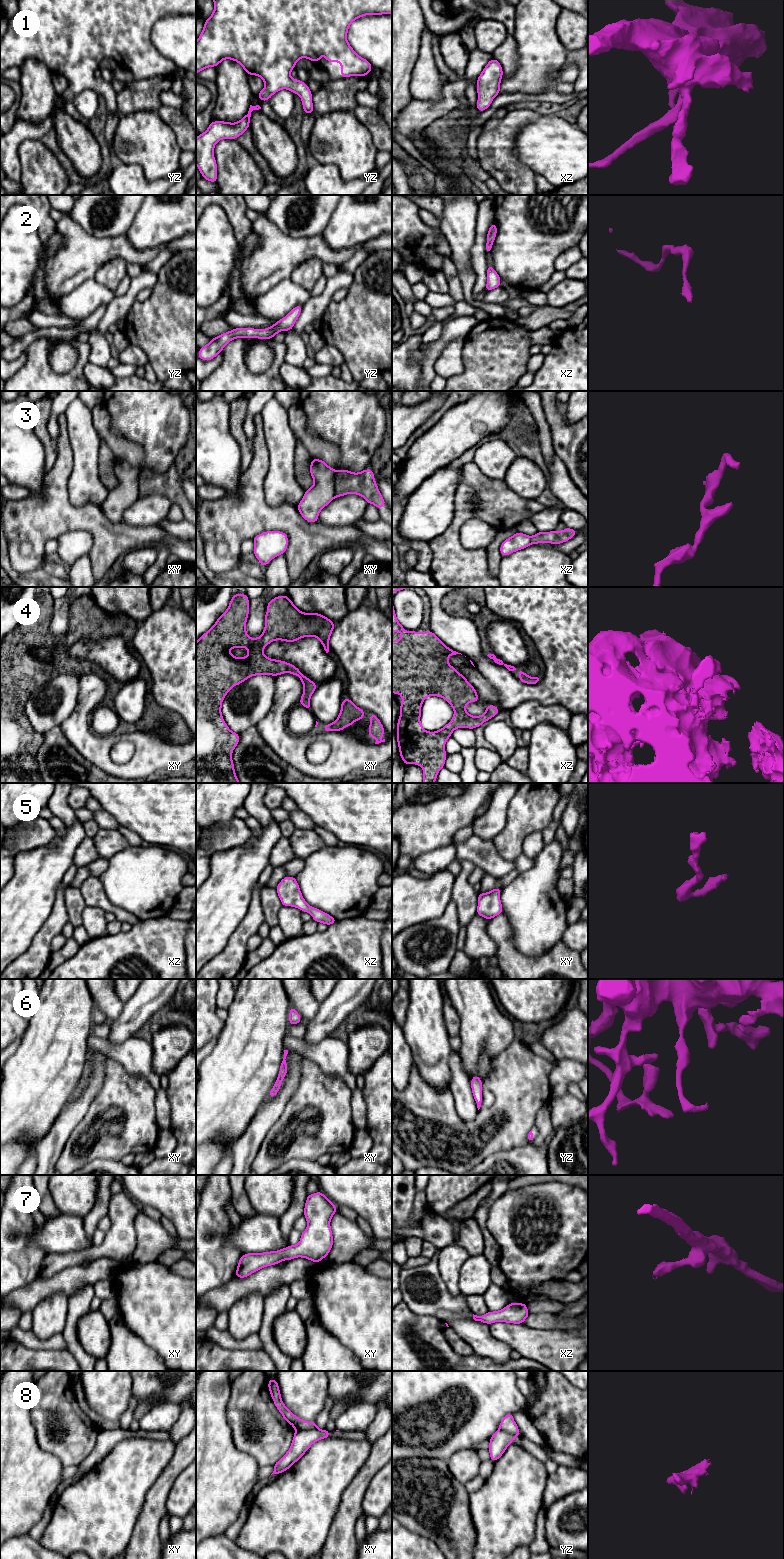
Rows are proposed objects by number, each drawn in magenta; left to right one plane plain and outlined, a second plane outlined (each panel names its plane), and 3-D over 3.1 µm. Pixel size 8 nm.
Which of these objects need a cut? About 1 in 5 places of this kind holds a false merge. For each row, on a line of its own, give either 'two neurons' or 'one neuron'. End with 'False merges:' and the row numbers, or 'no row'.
1: one neuron
2: one neuron
3: two neurons
4: one neuron
5: one neuron
6: one neuron
7: one neuron
8: two neurons
False merges: 3, 8

